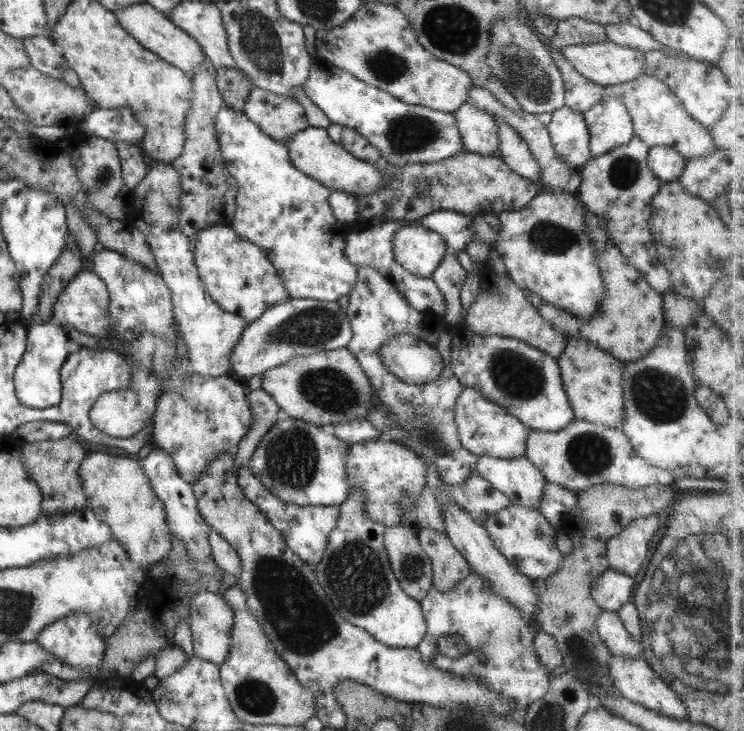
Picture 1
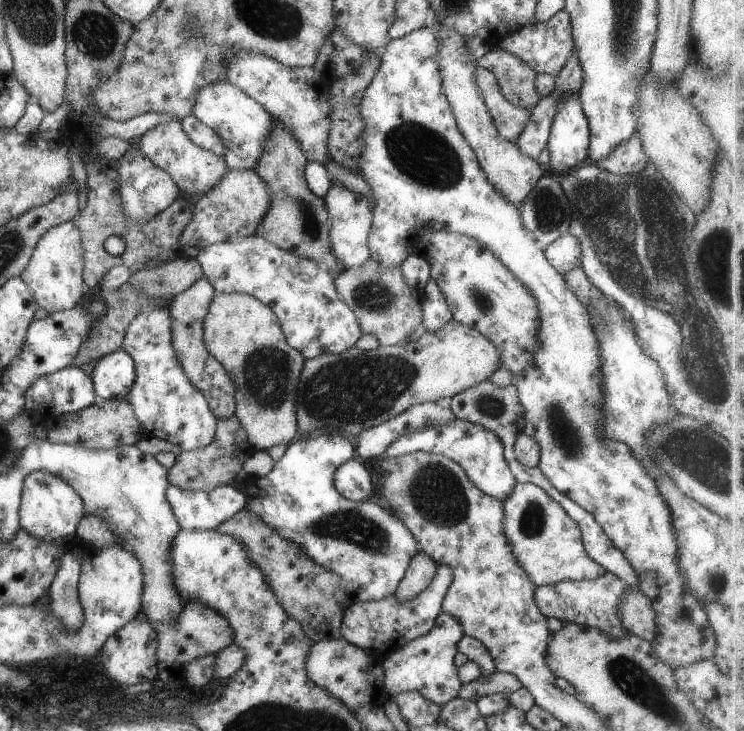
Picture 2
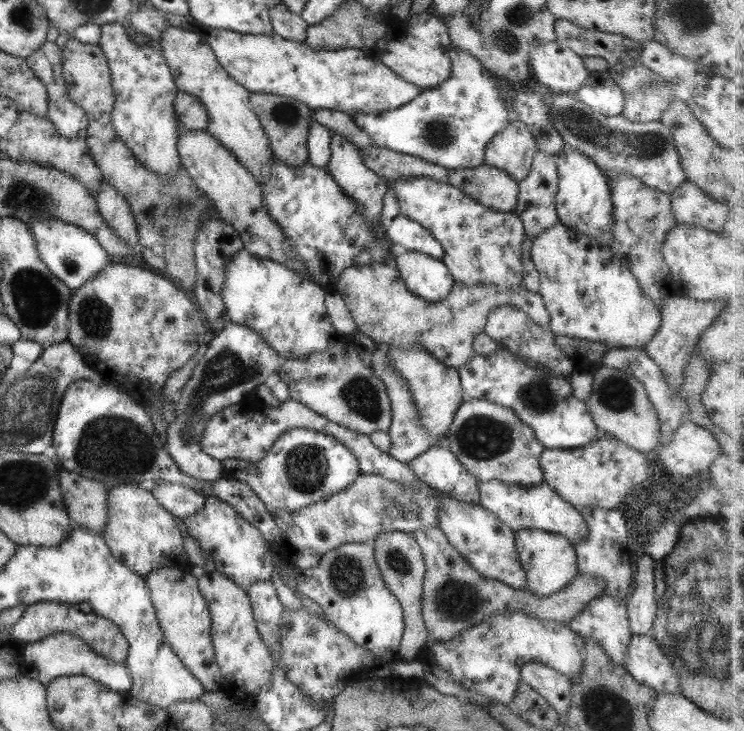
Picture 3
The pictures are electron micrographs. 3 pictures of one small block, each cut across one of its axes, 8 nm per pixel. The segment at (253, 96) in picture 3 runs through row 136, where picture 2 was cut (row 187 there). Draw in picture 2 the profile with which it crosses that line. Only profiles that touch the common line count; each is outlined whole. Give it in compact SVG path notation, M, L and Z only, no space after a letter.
M275 118L272 120L271 128L253 168L271 194L270 207L261 222L258 222L256 235L277 248L292 252L298 257L314 260L319 266L324 266L335 280L345 268L332 253L328 235L330 222L324 200L317 198L307 188L304 179L307 160L293 138L293 133Z

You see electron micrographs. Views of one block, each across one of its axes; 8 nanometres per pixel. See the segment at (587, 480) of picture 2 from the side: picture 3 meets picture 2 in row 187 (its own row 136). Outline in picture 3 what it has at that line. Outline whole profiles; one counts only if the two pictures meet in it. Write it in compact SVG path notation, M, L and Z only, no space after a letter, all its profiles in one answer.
M455 49L447 80L431 89L424 89L399 108L377 114L351 113L352 121L367 132L375 145L389 151L417 157L447 170L483 165L488 140L511 124L512 113L501 100L491 74L469 52Z

